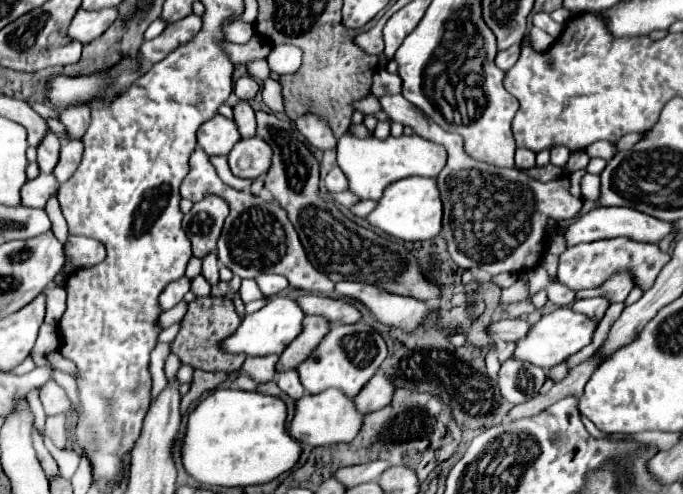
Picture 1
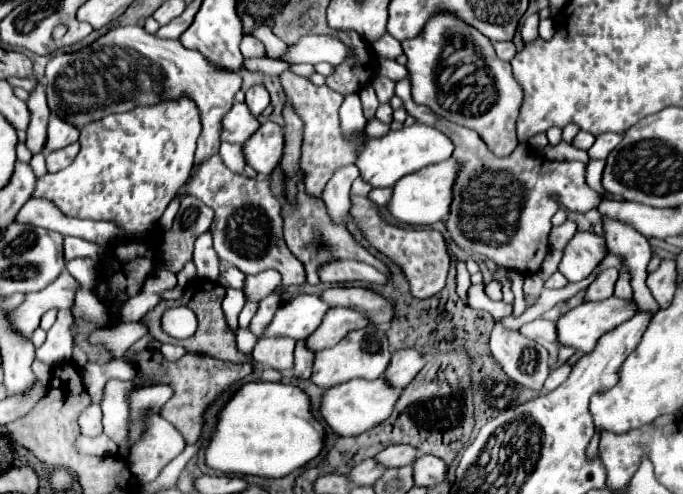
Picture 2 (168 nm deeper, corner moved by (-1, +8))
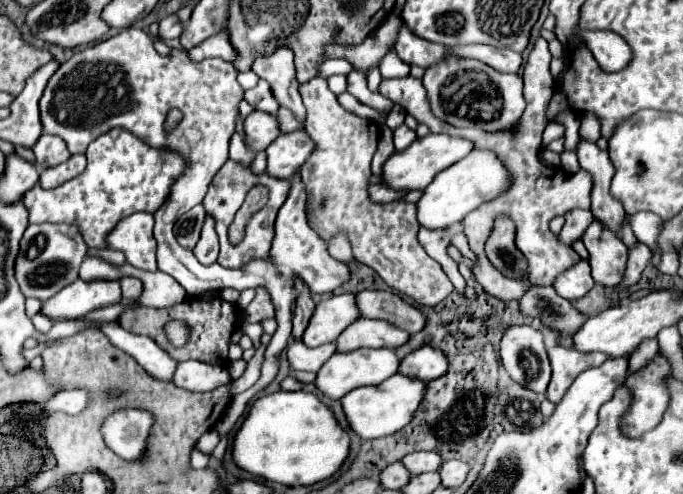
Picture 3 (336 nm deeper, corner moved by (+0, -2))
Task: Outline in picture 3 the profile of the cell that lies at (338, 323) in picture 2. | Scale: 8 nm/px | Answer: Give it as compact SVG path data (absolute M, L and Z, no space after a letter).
M359 318L339 338L339 352L351 352L355 348L399 348L411 338L409 332L393 326L385 320Z

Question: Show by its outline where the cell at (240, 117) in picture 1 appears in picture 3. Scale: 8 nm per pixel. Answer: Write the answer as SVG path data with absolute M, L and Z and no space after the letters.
M259 80L257 86L247 90L243 96L255 110L261 110L261 112L267 112L267 114L277 114L277 110L279 110L279 102L273 96L273 92L271 92L271 88L267 86L265 80Z

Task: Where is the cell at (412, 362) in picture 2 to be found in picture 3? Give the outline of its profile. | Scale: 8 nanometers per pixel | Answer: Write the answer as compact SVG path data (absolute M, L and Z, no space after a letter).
M423 346L411 352L409 356L405 356L399 368L401 374L415 374L417 378L423 378L425 382L441 378L447 370L449 370L447 354L431 346Z

